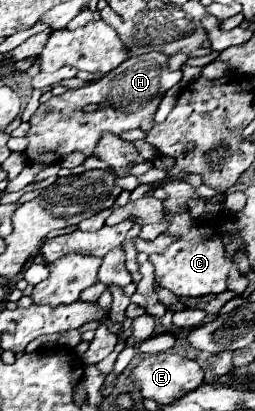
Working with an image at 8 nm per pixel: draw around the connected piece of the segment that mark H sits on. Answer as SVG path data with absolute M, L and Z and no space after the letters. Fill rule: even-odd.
M158 51L148 55L134 55L128 57L120 67L110 71L98 81L92 81L86 87L66 91L64 95L52 97L50 101L42 103L38 111L30 119L30 131L26 135L28 147L26 157L30 163L52 165L64 159L70 153L84 153L86 157L94 155L94 149L102 137L102 133L122 135L126 131L138 129L144 119L152 119L164 93L182 81L182 71L168 69L168 55ZM120 91L120 97L116 95ZM96 103L96 111L84 111L86 105Z

